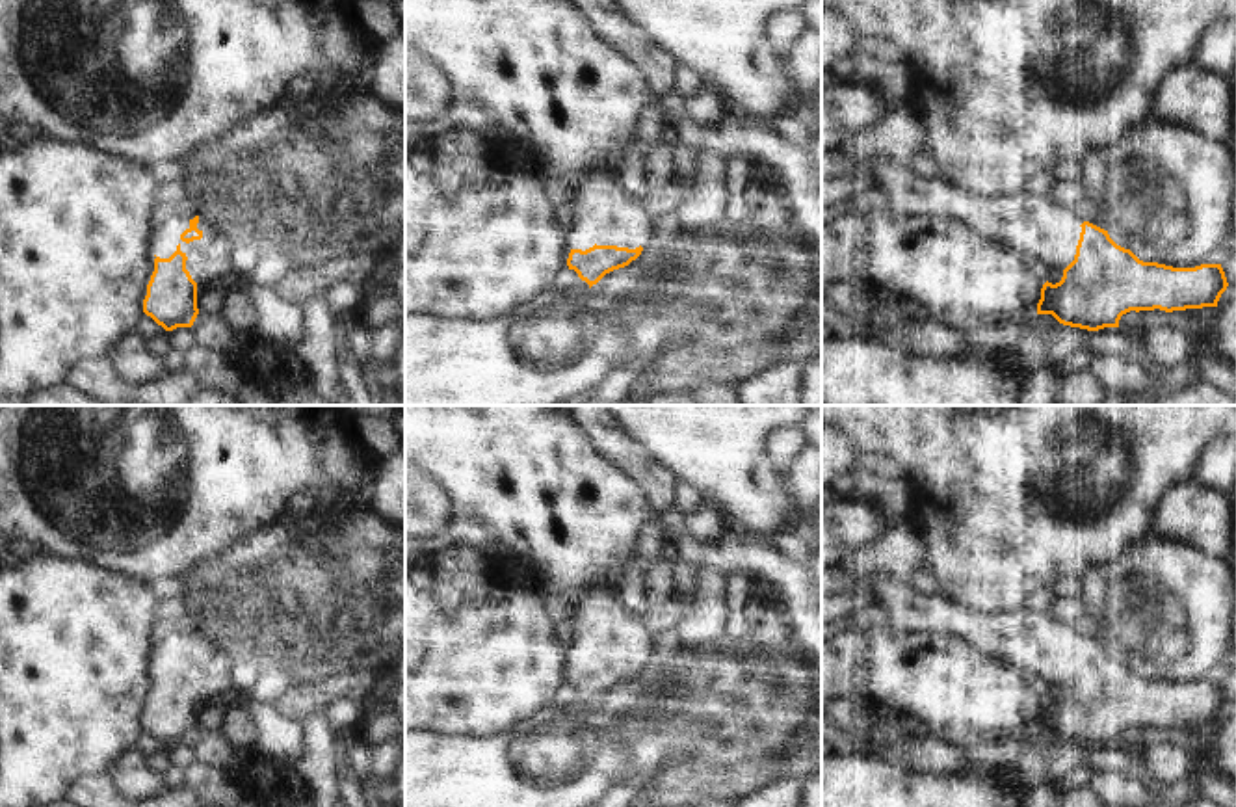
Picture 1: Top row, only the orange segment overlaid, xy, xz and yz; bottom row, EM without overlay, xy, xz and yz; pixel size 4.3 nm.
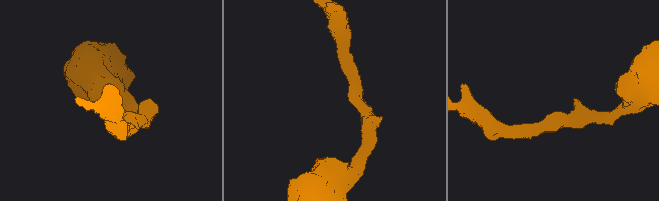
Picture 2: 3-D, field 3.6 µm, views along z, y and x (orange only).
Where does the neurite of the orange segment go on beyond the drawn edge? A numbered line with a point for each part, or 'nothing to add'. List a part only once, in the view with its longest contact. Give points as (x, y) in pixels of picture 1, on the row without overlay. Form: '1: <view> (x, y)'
1: xy (205, 679)

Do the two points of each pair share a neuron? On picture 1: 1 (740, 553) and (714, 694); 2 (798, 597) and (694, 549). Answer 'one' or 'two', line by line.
1: two
2: one

